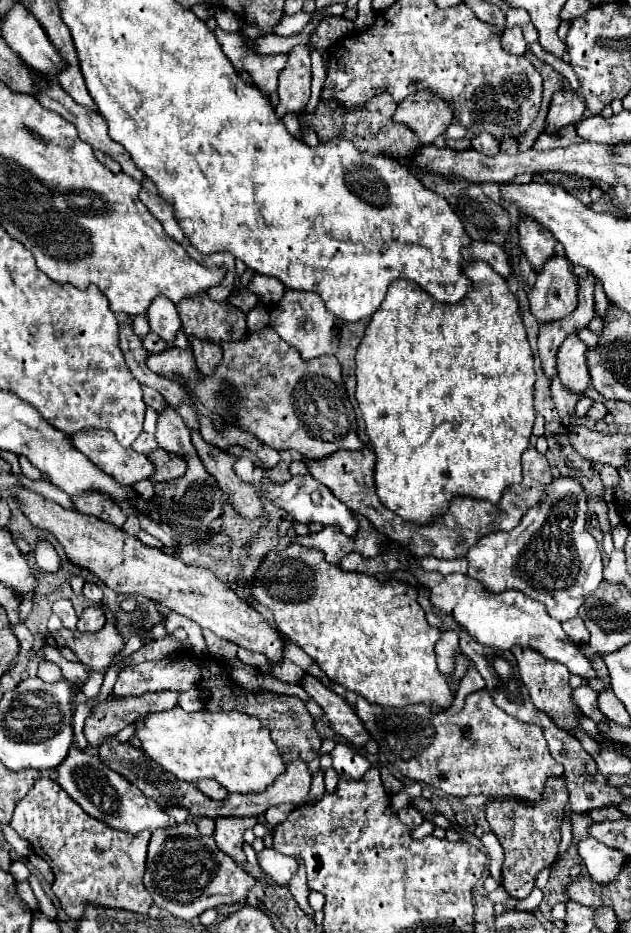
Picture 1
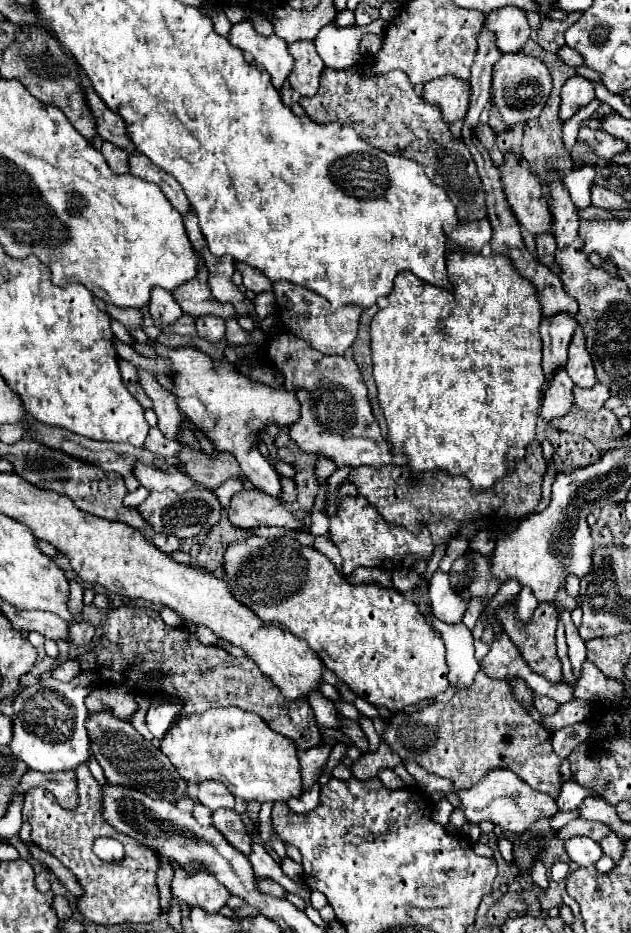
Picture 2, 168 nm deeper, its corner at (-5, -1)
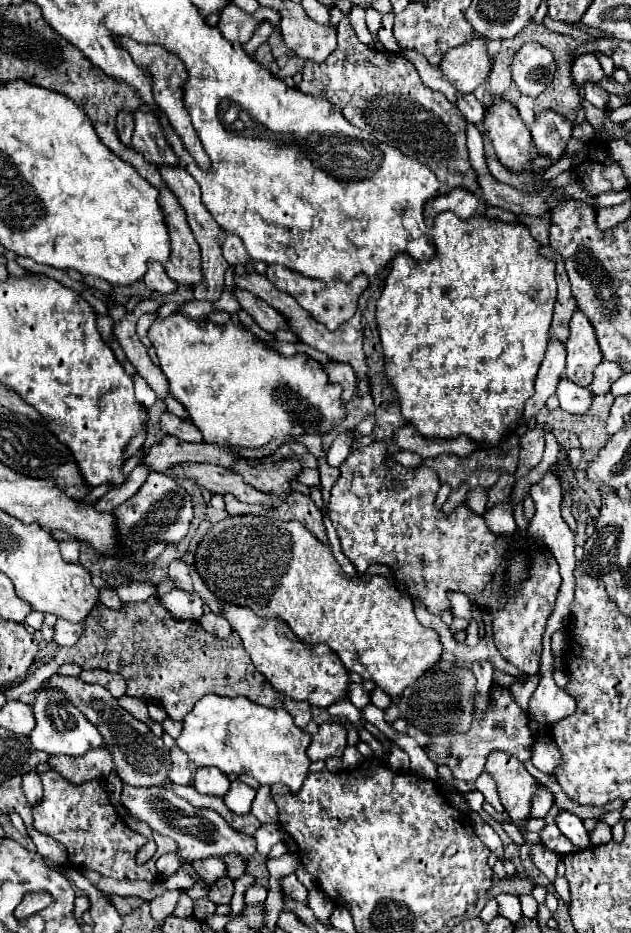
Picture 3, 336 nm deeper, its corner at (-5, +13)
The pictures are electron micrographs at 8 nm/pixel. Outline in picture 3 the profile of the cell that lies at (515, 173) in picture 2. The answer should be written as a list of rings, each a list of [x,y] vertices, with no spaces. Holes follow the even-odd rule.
[[[502,100],[486,112],[484,134],[492,142],[500,164],[508,170],[522,172],[528,168],[526,164],[532,164],[532,136],[512,104]]]

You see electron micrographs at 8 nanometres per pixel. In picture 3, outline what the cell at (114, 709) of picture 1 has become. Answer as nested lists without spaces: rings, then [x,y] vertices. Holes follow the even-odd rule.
[[[84,670],[80,674],[80,680],[88,682],[88,684],[100,684],[104,688],[110,690],[110,694],[114,694],[114,698],[120,698],[126,694],[126,682],[120,674],[112,674],[106,670]]]

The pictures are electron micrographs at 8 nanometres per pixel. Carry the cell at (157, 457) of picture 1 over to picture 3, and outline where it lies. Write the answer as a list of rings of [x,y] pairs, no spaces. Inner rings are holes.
[[[242,458],[230,466],[230,470],[240,474],[244,482],[250,484],[252,488],[262,492],[274,492],[280,498],[286,498],[292,492],[288,482],[296,478],[300,468],[302,466],[292,458],[280,460],[280,462],[272,458],[262,458],[258,462]]]

